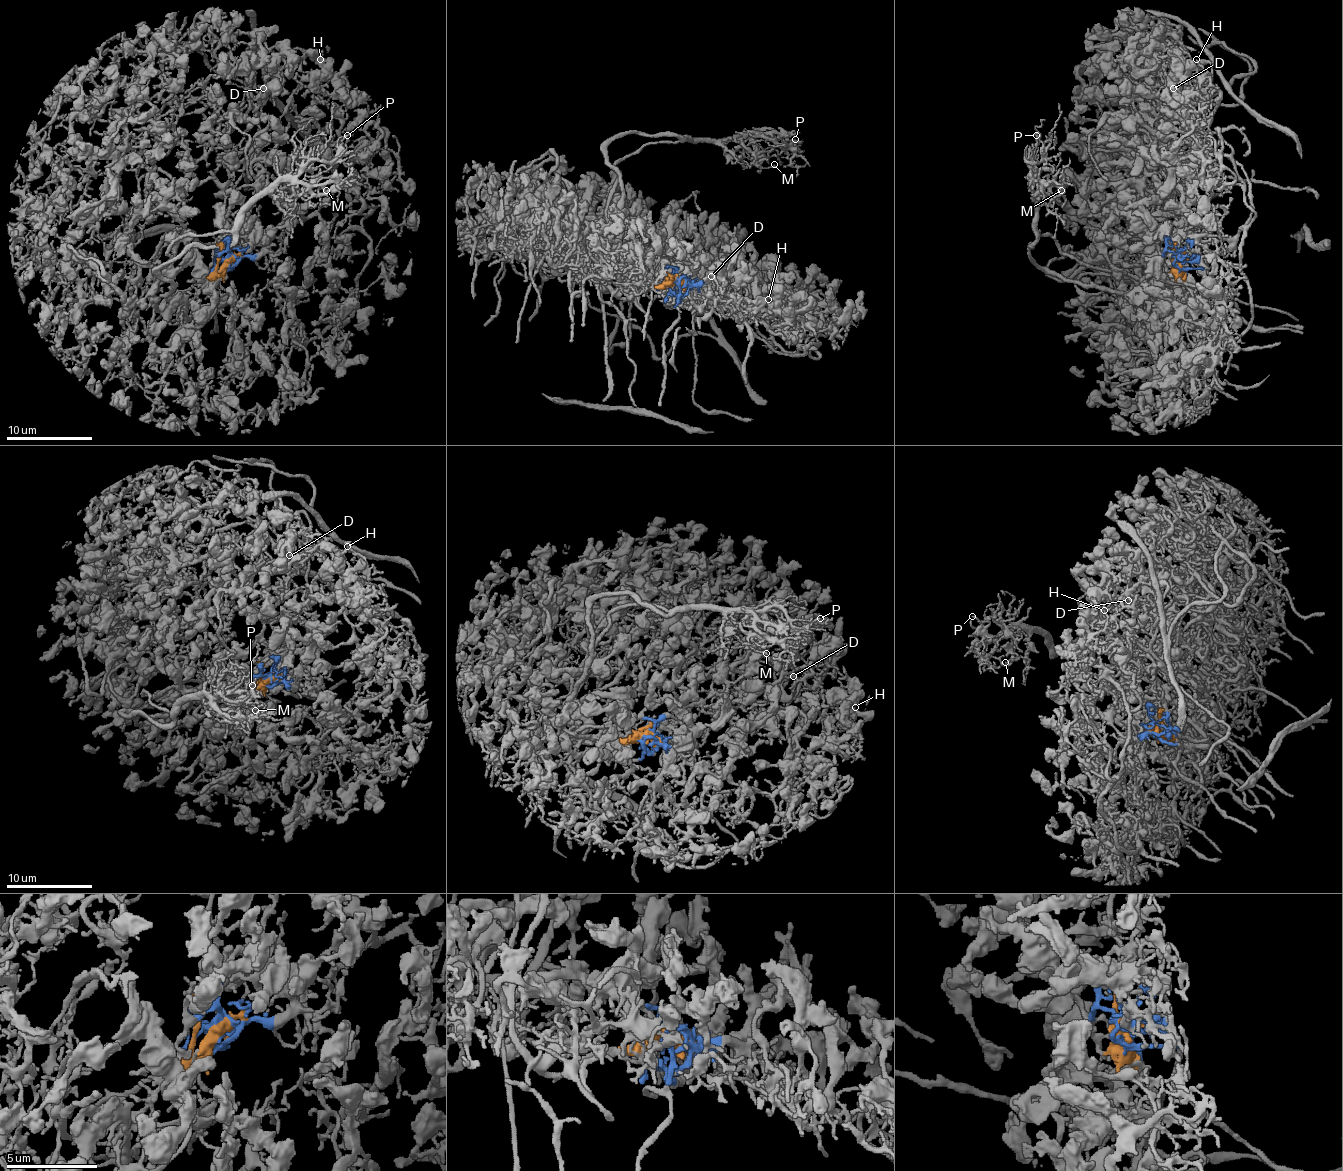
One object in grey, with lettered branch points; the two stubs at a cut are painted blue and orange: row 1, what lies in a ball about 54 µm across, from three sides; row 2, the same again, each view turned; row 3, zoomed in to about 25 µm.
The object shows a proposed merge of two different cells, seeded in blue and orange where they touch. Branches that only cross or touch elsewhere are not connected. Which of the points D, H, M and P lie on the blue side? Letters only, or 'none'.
D, H

